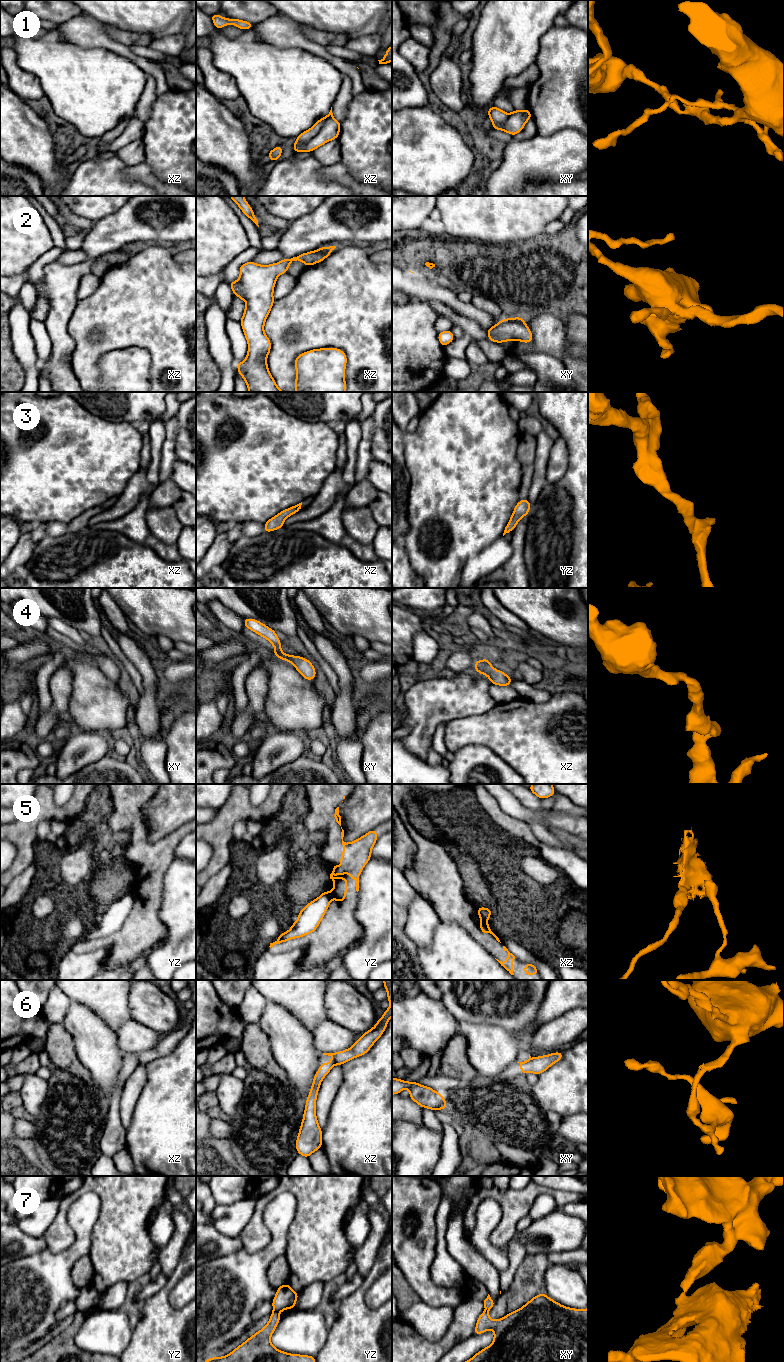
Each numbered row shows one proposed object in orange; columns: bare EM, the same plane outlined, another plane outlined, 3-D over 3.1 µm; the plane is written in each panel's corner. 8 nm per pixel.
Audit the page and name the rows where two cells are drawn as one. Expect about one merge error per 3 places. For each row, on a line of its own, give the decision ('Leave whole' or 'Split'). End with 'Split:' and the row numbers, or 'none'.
1: Split
2: Leave whole
3: Leave whole
4: Leave whole
5: Split
6: Split
7: Split
Split: 1, 5, 6, 7

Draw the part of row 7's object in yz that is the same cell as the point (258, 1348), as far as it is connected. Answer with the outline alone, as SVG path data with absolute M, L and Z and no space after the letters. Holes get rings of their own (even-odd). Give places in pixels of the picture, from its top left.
M273 1311L269 1322L244 1343L223 1357L212 1357L203 1362L316 1362L314 1356L290 1354L275 1348L271 1341L280 1321L280 1314Z

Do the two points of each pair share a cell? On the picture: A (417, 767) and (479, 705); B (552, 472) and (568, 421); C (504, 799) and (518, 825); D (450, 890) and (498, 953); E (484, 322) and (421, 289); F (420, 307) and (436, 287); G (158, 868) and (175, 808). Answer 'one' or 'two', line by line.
A: two
B: two
C: two
D: one
E: one
F: two
G: two

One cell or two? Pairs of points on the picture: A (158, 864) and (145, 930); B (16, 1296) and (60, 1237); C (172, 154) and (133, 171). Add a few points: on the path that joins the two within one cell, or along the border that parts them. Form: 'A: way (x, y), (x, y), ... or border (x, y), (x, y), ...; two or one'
A: way (150, 880), (150, 900), (145, 909), (145, 914); one
B: border (72, 1243), (57, 1252), (48, 1249); two
C: border (144, 162), (157, 177); two

